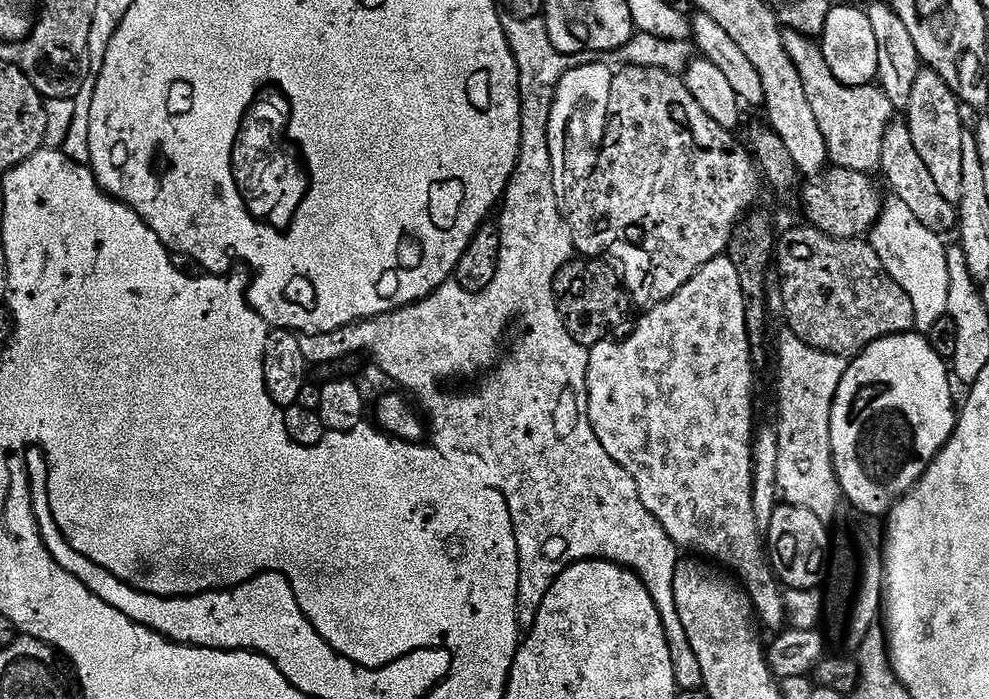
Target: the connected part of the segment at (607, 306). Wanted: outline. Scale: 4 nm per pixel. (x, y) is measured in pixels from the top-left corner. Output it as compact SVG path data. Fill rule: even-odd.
M573 258L562 266L556 276L556 299L559 301L562 322L574 342L585 346L603 345L611 337L608 335L618 331L634 311L632 297L624 287L623 279L600 264L603 263ZM588 264L592 265L588 268Z

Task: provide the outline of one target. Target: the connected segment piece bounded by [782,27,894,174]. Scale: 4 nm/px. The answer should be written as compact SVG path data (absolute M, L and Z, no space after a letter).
M785 27L782 42L786 46L790 62L794 62L798 70L806 102L810 104L810 110L818 120L818 130L826 140L829 161L837 168L875 173L880 167L884 135L894 120L894 109L890 98L886 98L884 89L875 83L847 88L842 82L838 82L838 78L828 69L821 47L817 47L816 42L802 32Z

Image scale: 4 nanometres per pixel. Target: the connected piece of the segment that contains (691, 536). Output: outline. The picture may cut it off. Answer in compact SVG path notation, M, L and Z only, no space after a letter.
M727 255L714 258L713 261L698 269L694 278L690 278L690 282L686 282L686 286L679 288L672 297L664 303L656 305L644 315L648 316L641 318L636 333L629 340L624 340L621 344L608 342L600 350L604 352L592 350L588 353L588 417L594 426L594 434L598 438L598 442L602 442L602 450L606 450L606 454L610 454L614 463L622 466L630 474L630 478L634 478L640 491L642 506L646 506L646 510L650 510L650 514L654 514L654 518L666 530L666 534L670 534L677 549L689 548L692 551L689 553L700 558L707 558L735 573L742 581L747 594L752 597L752 606L756 609L759 623L765 629L767 629L766 627L778 628L776 630L783 629L785 627L783 624L786 624L788 620L788 611L784 608L782 584L769 563L761 529L757 528L754 522L754 498L752 497L752 444L754 441L752 371L754 371L754 365L752 347L746 330L746 306L742 294L742 282L738 282L738 270L734 266L734 262L728 259Z

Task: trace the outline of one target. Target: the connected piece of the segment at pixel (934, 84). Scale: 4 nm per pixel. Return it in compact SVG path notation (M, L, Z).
M929 68L921 69L911 91L910 102L906 109L906 123L911 132L915 149L922 156L926 168L933 175L937 189L946 201L958 206L965 201L968 177L962 174L962 144L966 133L962 127L962 106L945 80Z

